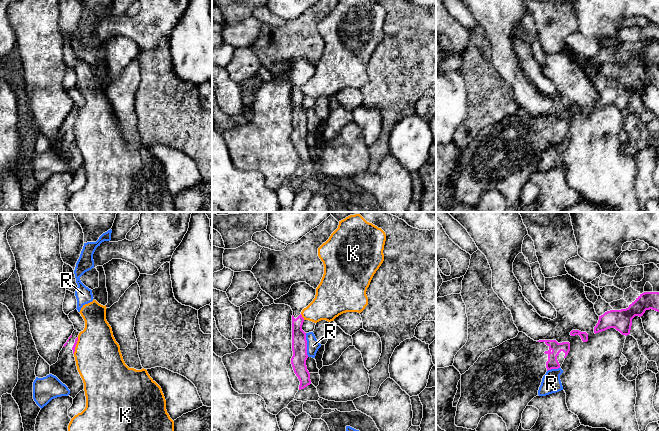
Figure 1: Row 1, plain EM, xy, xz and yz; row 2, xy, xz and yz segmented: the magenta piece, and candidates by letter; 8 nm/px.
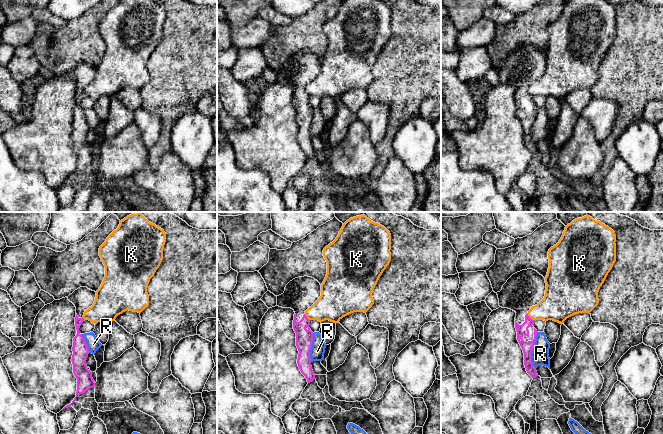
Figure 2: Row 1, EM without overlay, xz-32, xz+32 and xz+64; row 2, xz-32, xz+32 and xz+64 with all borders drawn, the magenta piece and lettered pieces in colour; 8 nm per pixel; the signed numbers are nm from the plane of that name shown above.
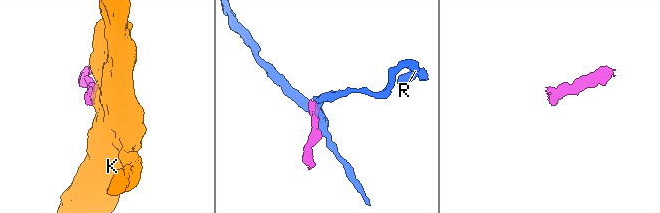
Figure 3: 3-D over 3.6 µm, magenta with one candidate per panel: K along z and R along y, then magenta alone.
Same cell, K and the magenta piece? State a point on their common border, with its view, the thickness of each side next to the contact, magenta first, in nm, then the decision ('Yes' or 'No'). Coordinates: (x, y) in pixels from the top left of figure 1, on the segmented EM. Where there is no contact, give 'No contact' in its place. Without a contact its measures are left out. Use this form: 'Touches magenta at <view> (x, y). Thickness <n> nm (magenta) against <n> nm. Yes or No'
Touches magenta at xz (302, 317). Thickness 130 nm (magenta) against 260 nm. No

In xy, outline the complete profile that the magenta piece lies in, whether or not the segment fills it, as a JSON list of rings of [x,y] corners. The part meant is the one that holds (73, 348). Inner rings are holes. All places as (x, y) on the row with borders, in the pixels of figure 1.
[[[74,330],[59,353],[58,361],[50,366],[50,374],[56,376],[70,390],[73,399],[84,389],[83,380],[77,370],[74,357],[75,347],[80,332]]]

